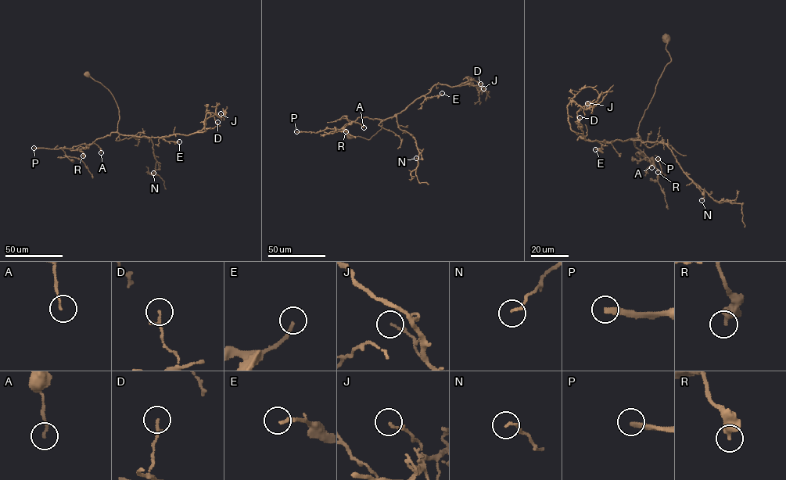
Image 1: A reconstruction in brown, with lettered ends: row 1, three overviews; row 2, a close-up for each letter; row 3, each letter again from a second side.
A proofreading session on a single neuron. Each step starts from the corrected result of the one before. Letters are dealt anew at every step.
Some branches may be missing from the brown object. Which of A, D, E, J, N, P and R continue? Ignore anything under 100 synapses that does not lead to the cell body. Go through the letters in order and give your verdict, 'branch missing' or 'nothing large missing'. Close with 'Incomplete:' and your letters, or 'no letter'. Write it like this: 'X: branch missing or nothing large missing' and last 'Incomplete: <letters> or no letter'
A: nothing large missing
D: nothing large missing
E: nothing large missing
J: nothing large missing
N: nothing large missing
P: branch missing
R: nothing large missing
Incomplete: P

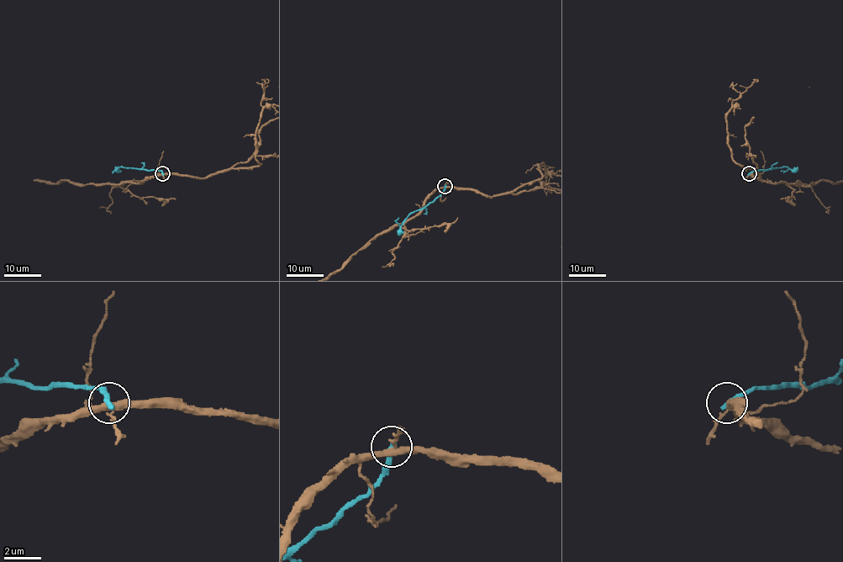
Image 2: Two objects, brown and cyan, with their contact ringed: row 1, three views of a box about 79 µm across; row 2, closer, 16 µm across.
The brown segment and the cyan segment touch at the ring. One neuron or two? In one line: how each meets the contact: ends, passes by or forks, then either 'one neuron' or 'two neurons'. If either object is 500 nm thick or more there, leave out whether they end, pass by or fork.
brown forks | cyan ends | two neurons

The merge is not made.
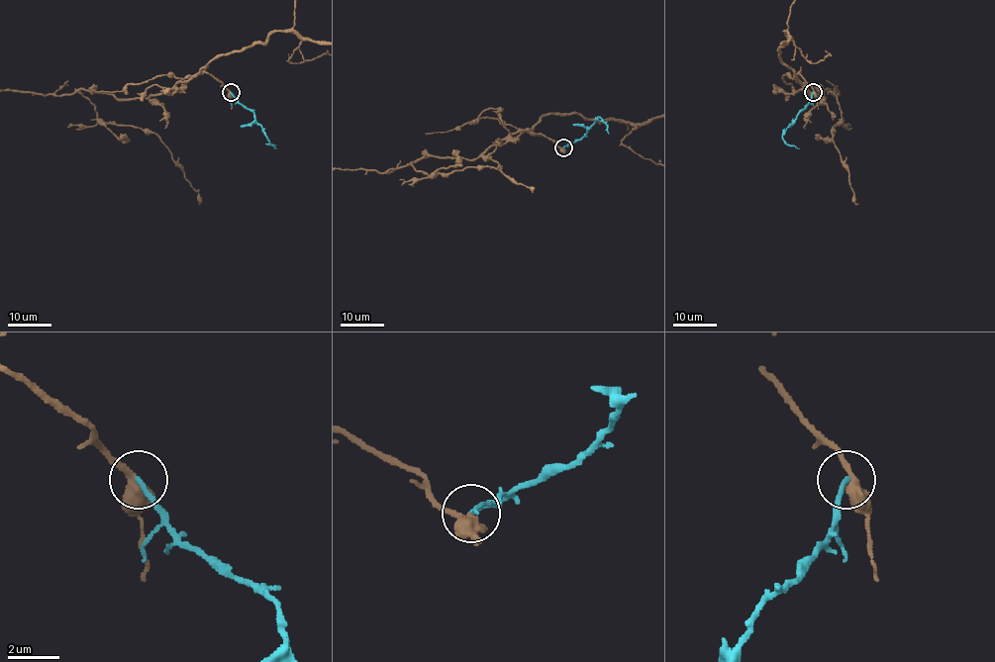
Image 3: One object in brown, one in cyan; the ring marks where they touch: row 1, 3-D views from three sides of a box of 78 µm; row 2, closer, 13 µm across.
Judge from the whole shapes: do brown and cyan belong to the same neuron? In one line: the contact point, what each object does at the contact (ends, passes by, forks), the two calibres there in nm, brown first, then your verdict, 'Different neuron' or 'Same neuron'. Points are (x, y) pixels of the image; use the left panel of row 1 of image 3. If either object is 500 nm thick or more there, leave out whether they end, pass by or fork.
Place: (231, 92). At the ring brown passes by. At the ring cyan ends. Thickness 440 nm (brown) against 200 nm. Different neuron

